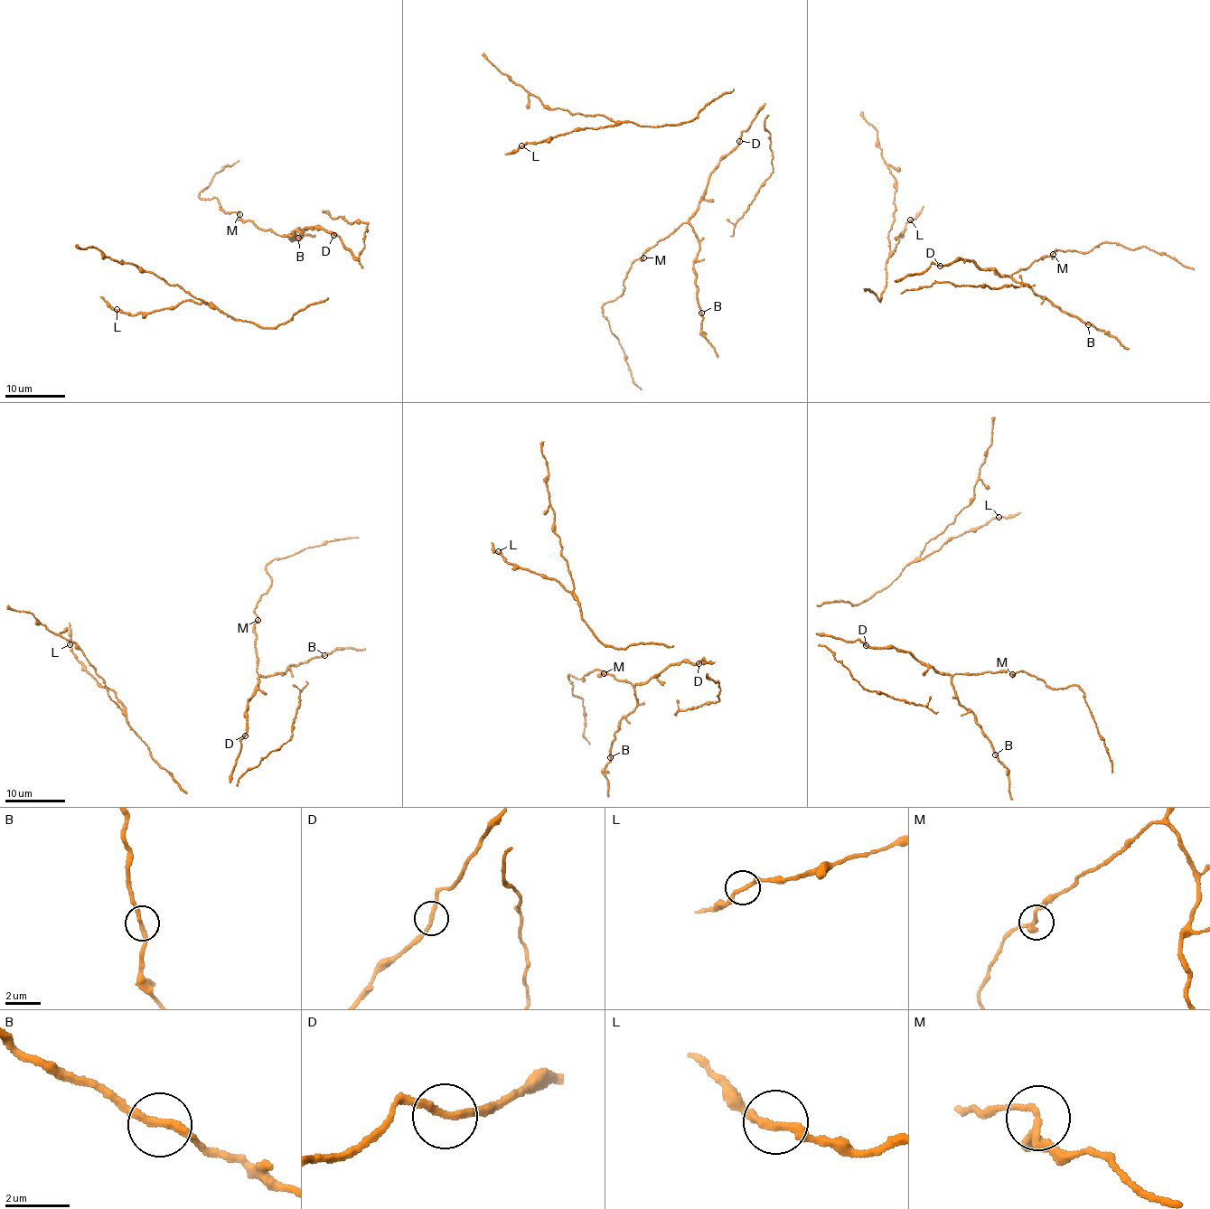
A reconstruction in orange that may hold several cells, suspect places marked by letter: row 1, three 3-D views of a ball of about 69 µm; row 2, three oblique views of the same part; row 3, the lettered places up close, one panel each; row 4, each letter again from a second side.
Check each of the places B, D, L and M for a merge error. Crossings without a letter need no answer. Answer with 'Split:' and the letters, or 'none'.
Split: B, M

